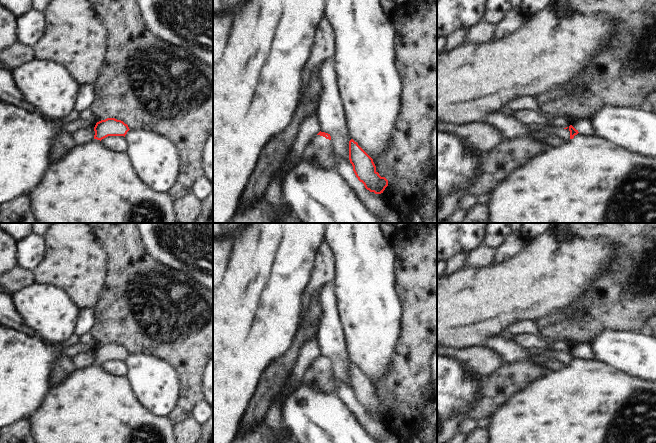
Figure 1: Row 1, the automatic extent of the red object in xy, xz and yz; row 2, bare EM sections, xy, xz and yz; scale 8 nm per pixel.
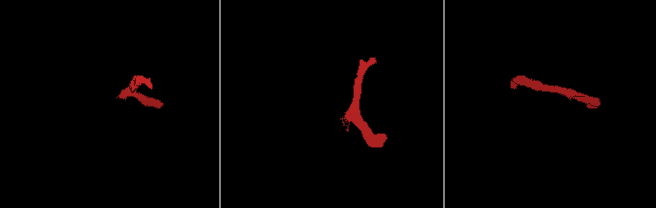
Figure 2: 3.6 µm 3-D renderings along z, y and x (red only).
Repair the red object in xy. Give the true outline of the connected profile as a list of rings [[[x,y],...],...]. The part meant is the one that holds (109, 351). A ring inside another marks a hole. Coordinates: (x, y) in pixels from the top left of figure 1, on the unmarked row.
[[[107,342],[96,347],[94,351],[95,359],[94,363],[80,370],[74,370],[68,376],[64,378],[60,383],[52,386],[47,395],[45,396],[43,402],[28,418],[30,422],[31,432],[36,443],[176,443],[176,438],[174,435],[174,427],[171,419],[168,416],[159,416],[149,409],[147,409],[141,401],[136,397],[130,382],[126,376],[119,376],[113,374],[106,369],[104,369],[101,364],[108,360],[124,360],[129,355],[129,351],[121,344],[115,342]]]

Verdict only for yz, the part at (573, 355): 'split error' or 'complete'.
split error

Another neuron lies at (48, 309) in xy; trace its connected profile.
[[[34,282],[11,296],[25,324],[42,340],[61,344],[74,334],[80,308],[61,287]]]

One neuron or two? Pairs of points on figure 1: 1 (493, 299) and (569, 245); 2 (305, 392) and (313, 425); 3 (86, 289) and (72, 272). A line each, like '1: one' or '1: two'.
1: one
2: one
3: one

